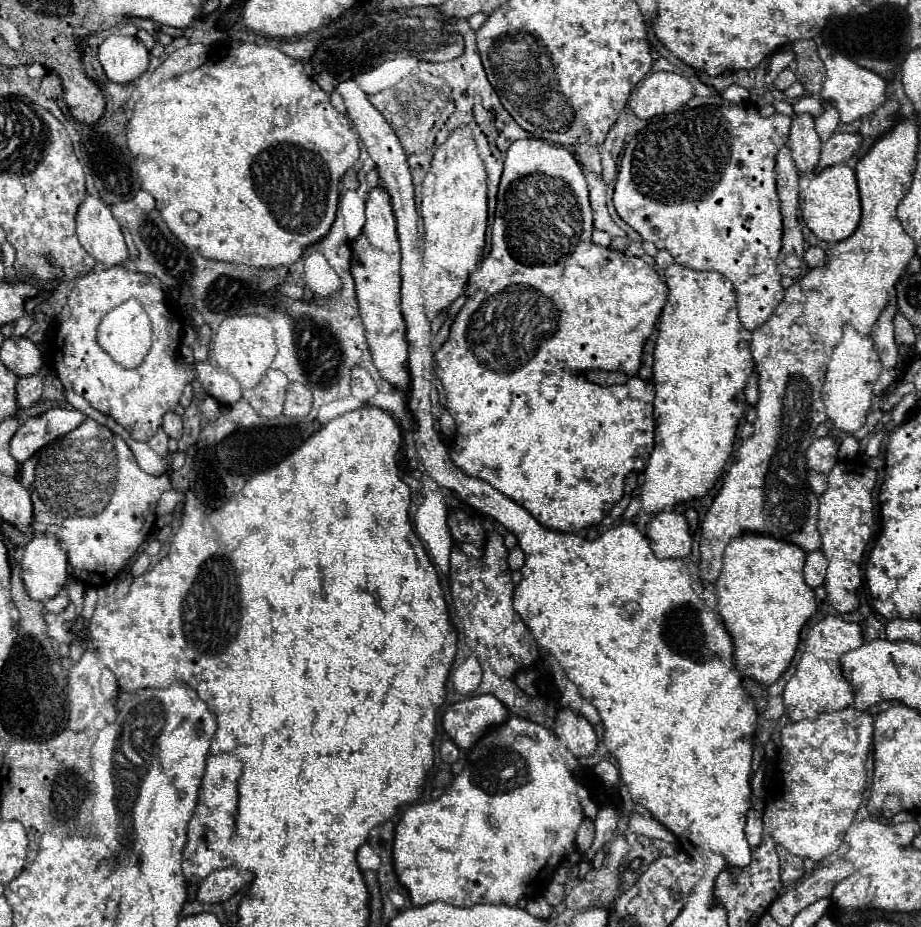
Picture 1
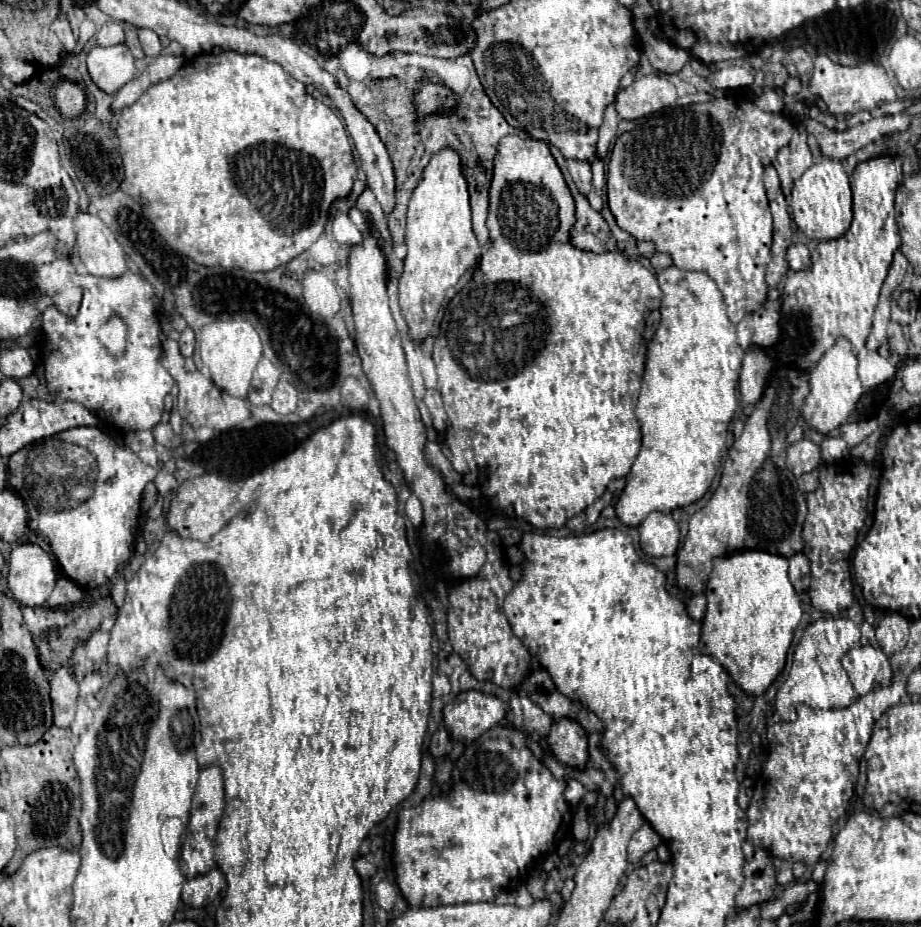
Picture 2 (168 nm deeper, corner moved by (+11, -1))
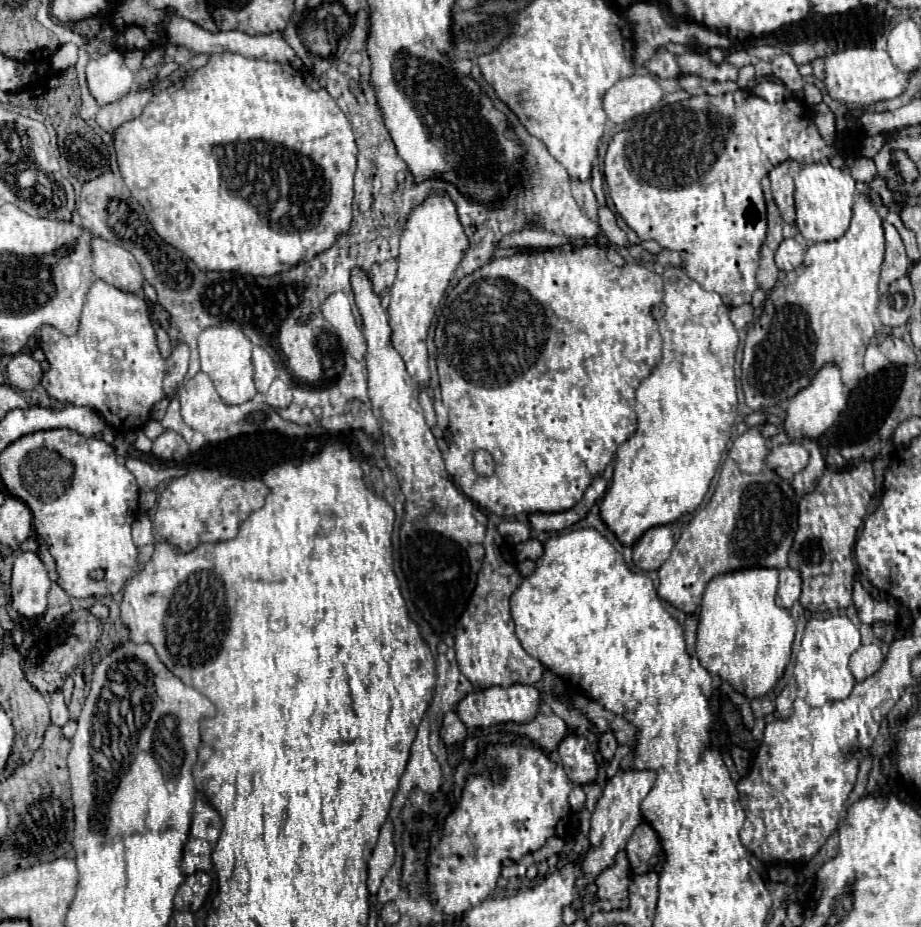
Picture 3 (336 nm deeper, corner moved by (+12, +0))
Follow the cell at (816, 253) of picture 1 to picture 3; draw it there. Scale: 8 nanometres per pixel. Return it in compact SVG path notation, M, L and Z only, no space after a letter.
M786 238L778 246L774 260L776 260L776 266L780 270L784 270L784 272L796 270L802 264L802 260L804 260L804 248L794 238Z

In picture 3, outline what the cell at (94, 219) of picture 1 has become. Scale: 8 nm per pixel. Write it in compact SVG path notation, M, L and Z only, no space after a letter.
M98 236L92 238L90 248L92 248L92 272L96 278L126 292L142 290L144 276L140 272L138 262L126 248Z

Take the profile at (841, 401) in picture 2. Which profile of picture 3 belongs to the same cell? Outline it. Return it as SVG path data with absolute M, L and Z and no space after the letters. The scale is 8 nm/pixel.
M824 364L816 372L812 382L806 388L802 388L794 398L790 398L784 430L794 440L804 438L804 436L818 438L836 422L840 412L846 408L846 402L848 402L848 394L846 394L846 386L842 382L842 376L840 376L840 368L836 364Z

